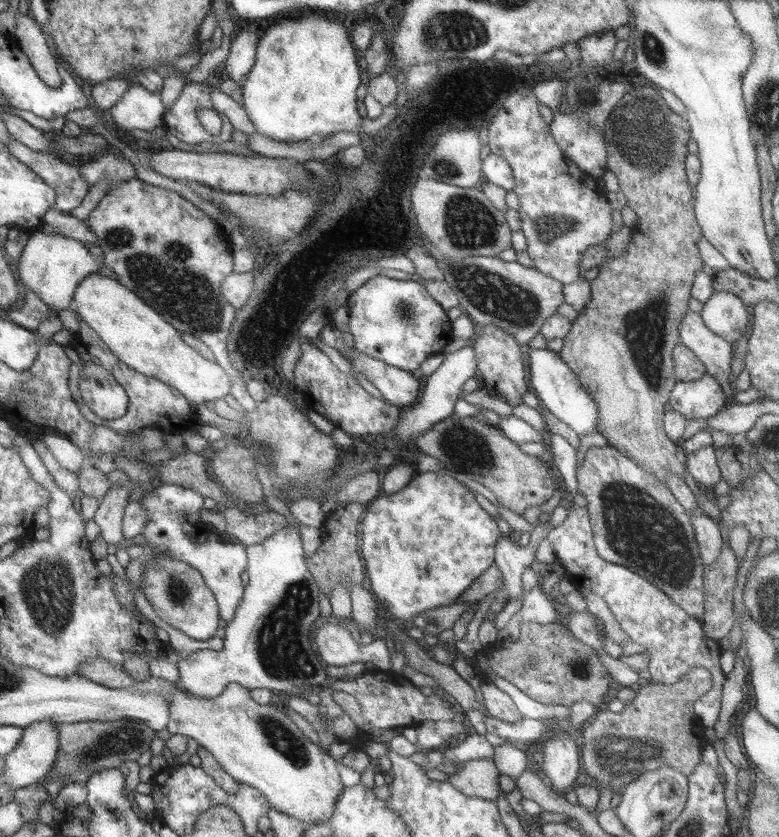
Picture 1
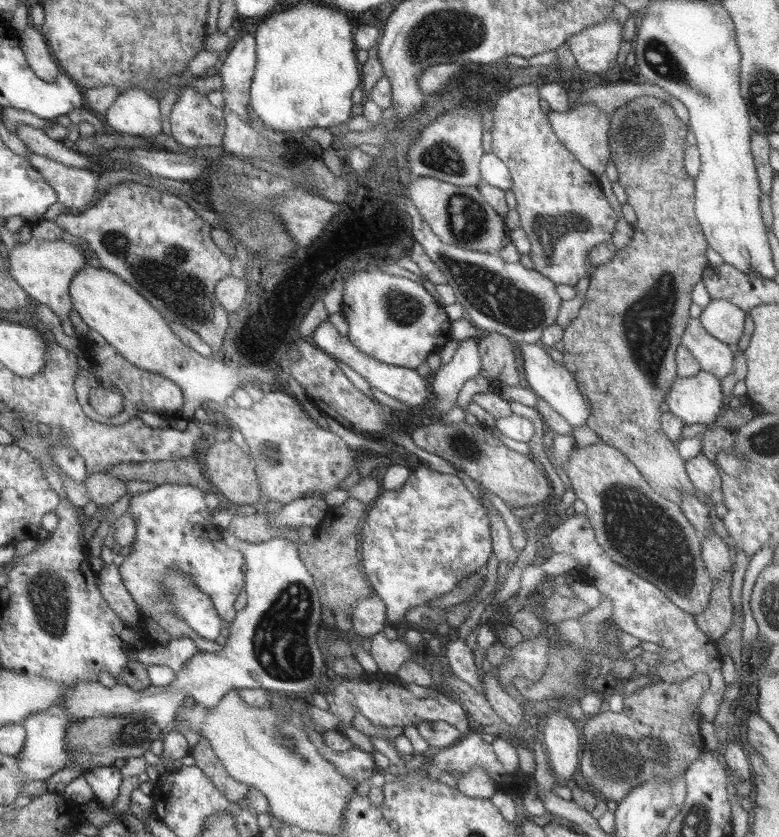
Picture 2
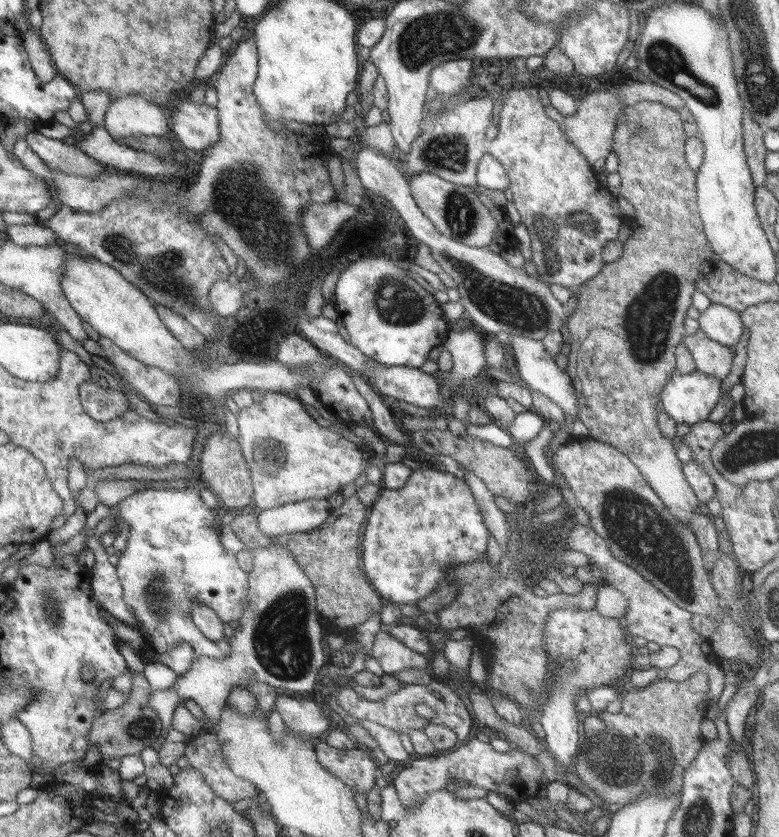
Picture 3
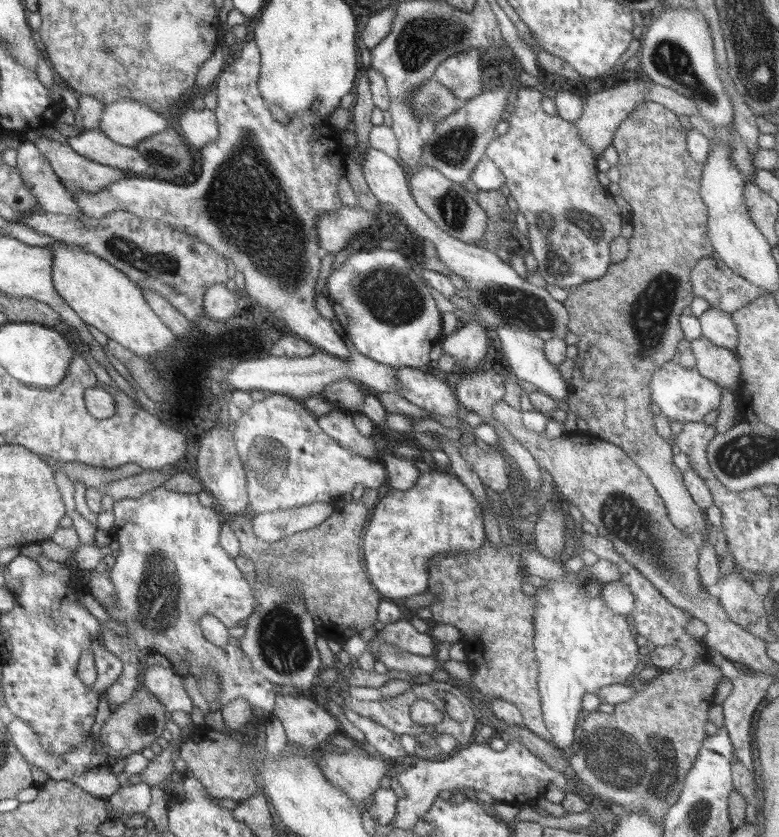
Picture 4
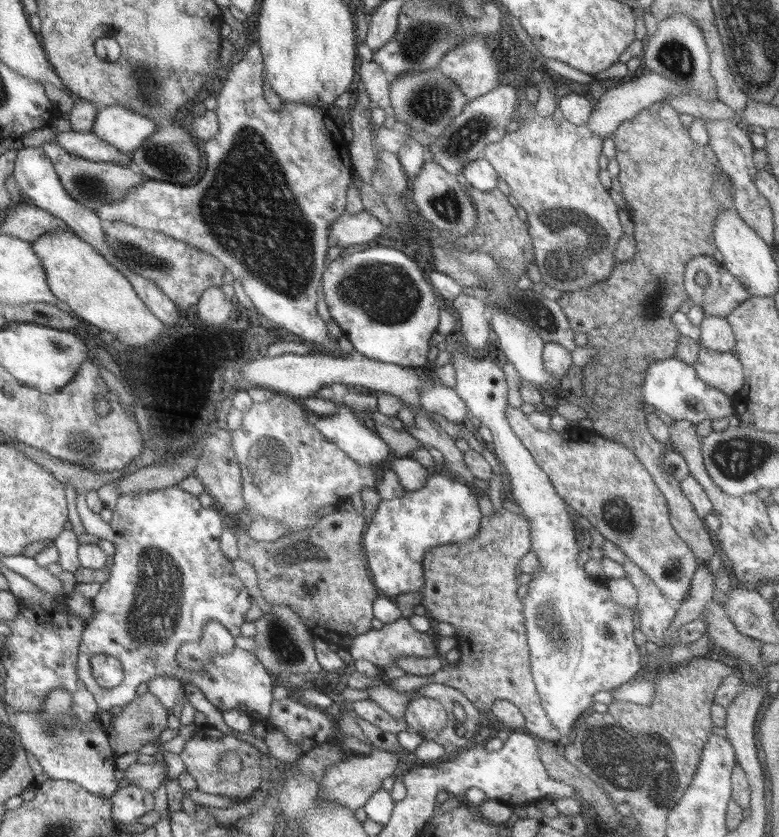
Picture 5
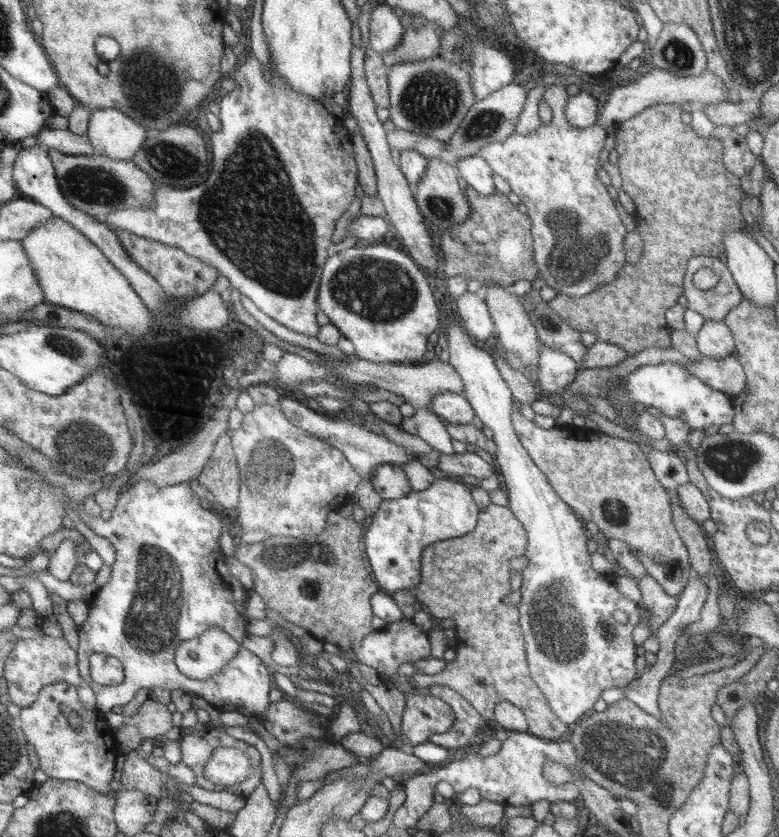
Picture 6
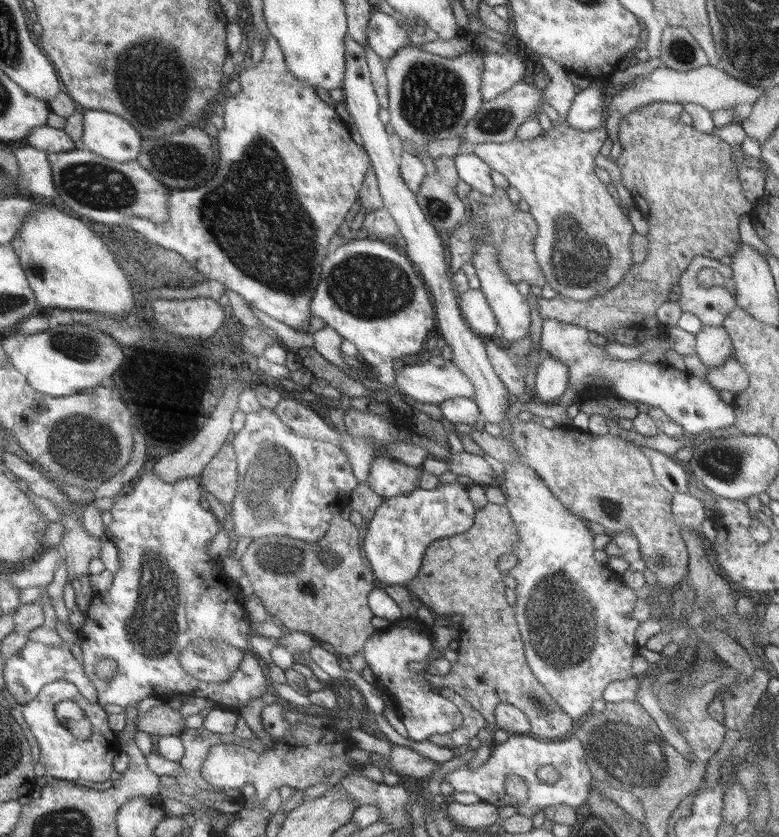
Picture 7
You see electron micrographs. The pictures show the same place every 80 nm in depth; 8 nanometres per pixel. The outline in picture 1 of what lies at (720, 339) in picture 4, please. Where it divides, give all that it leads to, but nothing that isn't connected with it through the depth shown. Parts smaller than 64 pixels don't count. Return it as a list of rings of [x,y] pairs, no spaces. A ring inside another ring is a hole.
[[[714,292],[699,312],[703,323],[720,338],[736,344],[750,318],[747,306],[731,292]]]

